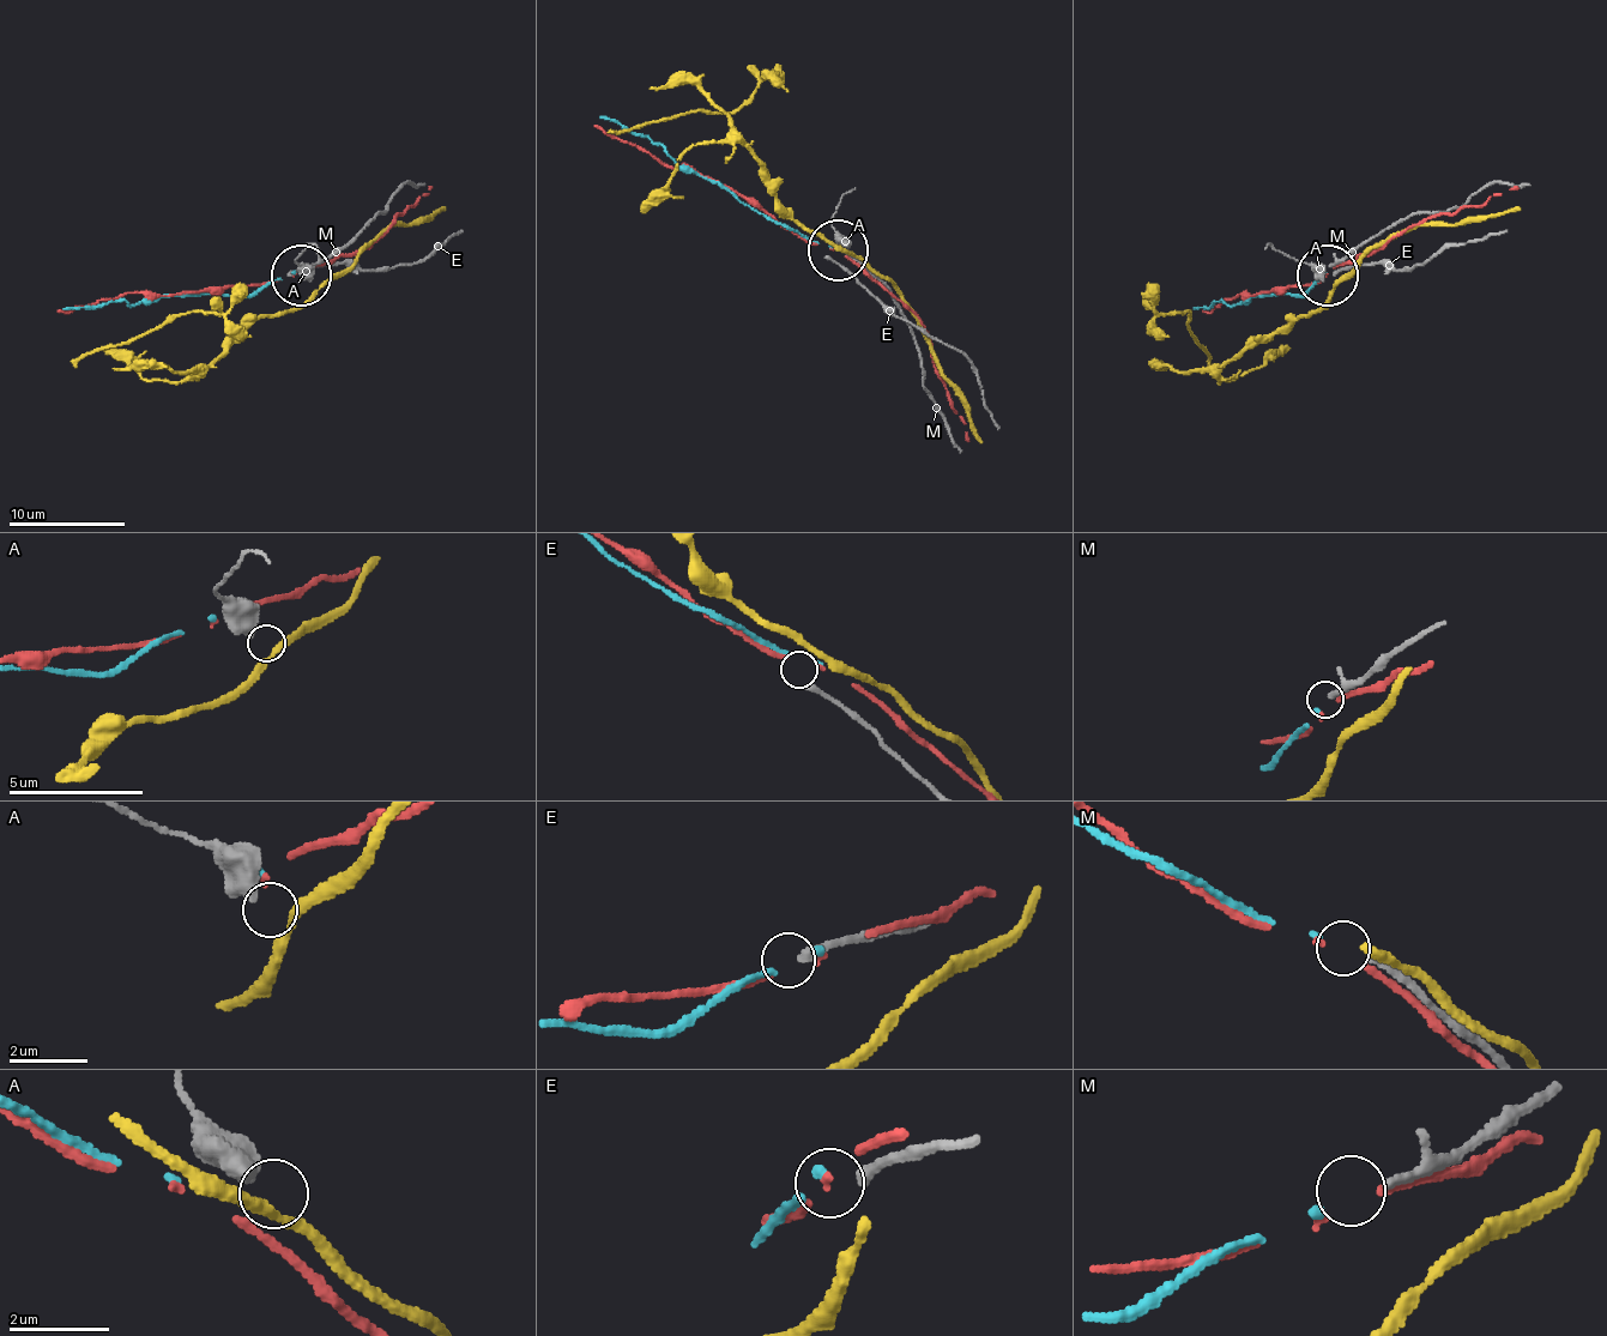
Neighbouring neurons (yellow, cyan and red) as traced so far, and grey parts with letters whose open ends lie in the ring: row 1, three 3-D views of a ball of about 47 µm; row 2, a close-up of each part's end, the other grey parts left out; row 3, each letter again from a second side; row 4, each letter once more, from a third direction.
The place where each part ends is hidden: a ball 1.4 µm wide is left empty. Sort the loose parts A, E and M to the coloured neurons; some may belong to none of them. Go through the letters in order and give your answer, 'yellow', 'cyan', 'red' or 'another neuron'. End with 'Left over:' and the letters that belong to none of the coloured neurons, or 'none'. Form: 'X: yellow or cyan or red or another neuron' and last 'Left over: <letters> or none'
A: yellow
E: another neuron
M: another neuron
Left over: E, M

